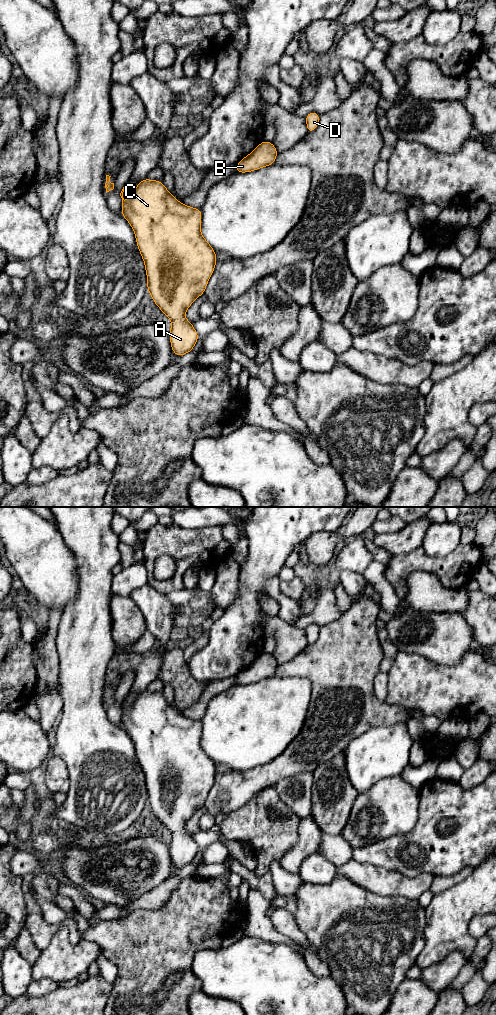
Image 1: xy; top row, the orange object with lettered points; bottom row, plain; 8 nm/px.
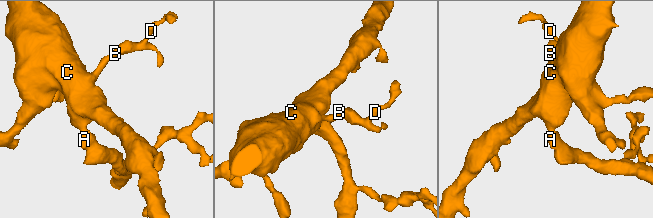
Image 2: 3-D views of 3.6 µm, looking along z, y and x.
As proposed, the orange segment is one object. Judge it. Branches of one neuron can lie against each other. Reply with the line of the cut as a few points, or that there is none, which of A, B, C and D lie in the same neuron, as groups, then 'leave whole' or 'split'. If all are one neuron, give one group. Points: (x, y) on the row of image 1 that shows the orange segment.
no cut | A B C D | leave whole

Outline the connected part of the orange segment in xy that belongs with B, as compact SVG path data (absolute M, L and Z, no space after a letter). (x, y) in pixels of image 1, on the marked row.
M263 140L250 154L241 159L235 173L247 173L275 164L278 151L272 142Z

